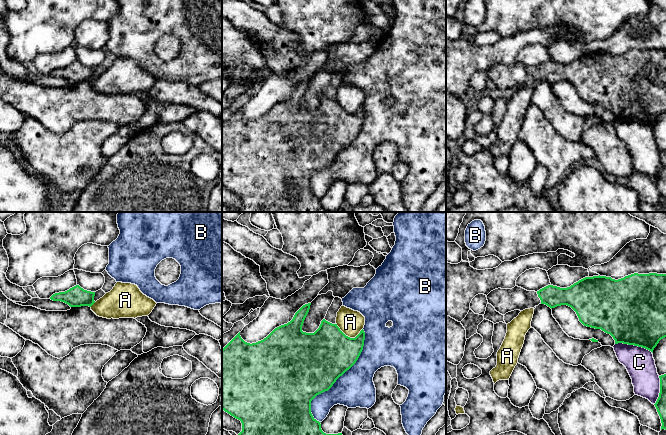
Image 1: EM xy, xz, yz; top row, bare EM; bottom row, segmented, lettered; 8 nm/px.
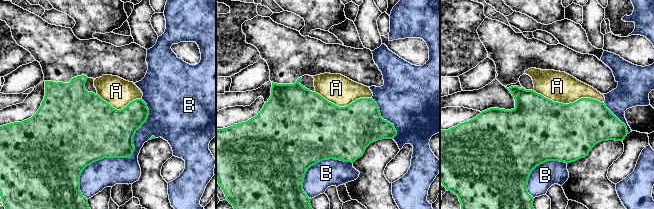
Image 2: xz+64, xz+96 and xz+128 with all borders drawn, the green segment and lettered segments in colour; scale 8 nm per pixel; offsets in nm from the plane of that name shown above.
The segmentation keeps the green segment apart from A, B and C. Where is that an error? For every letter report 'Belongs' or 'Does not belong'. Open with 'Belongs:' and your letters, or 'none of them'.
Belongs: none of them
A: Does not belong
B: Does not belong
C: Does not belong

